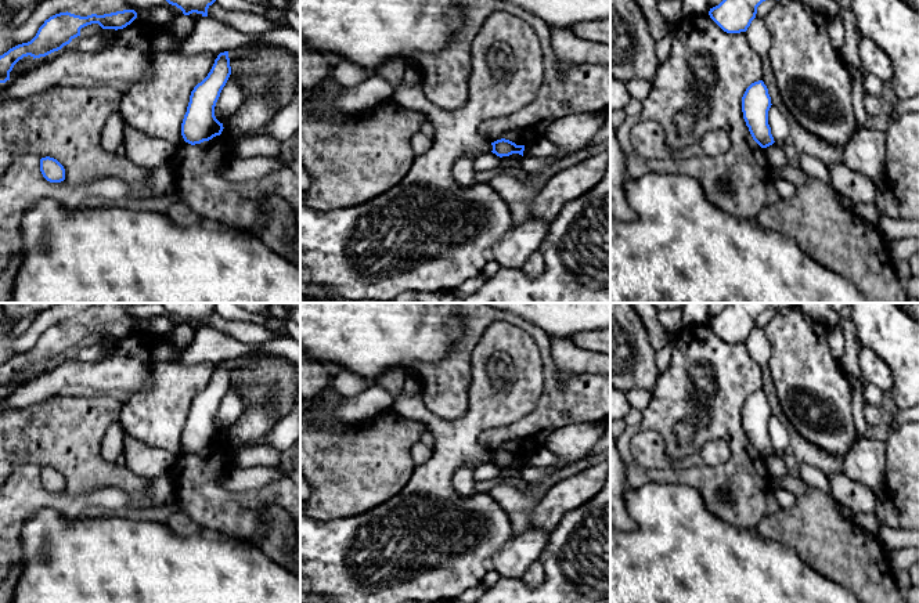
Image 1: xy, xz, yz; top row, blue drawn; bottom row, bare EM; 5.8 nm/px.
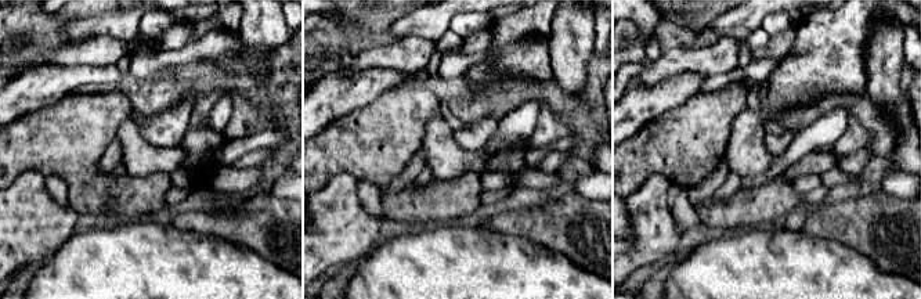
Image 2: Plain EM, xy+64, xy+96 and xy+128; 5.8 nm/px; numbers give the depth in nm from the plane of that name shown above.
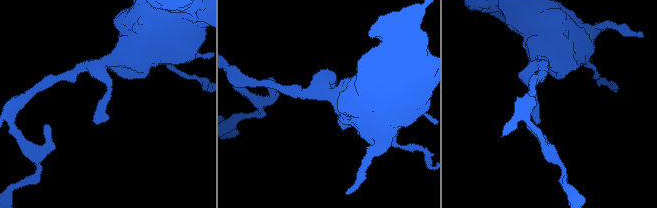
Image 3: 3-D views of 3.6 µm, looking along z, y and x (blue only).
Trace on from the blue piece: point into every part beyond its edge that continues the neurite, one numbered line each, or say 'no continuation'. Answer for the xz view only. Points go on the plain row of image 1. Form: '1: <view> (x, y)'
no continuation

